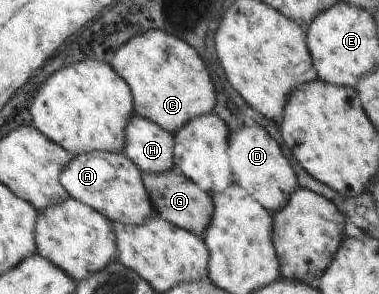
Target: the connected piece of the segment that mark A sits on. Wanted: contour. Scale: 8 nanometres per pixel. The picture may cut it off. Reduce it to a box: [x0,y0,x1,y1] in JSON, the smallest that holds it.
[59,151,156,225]

